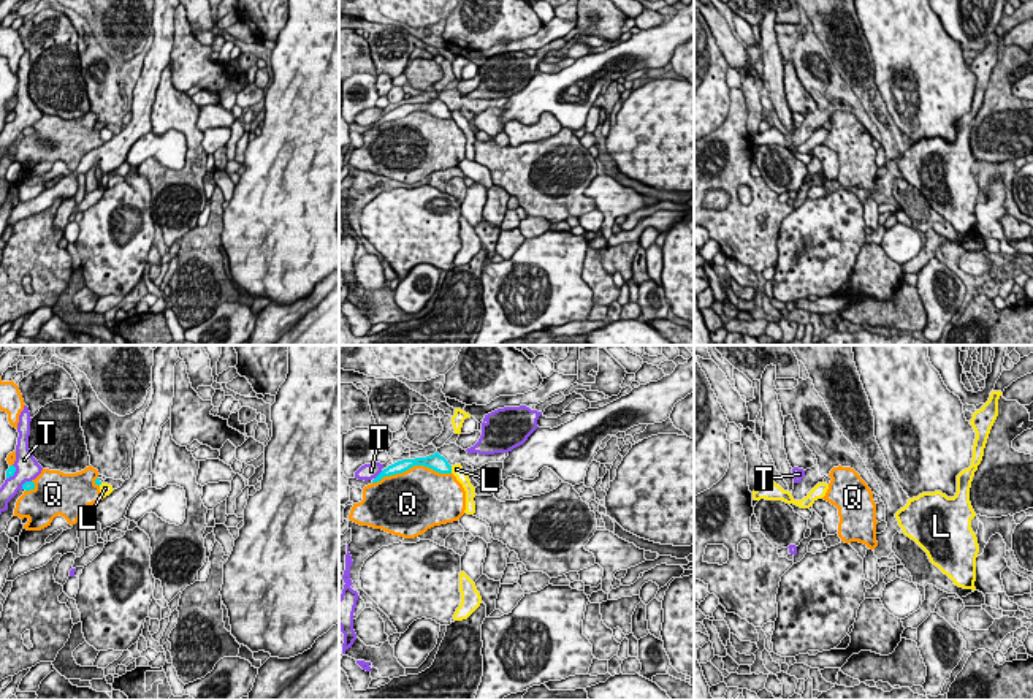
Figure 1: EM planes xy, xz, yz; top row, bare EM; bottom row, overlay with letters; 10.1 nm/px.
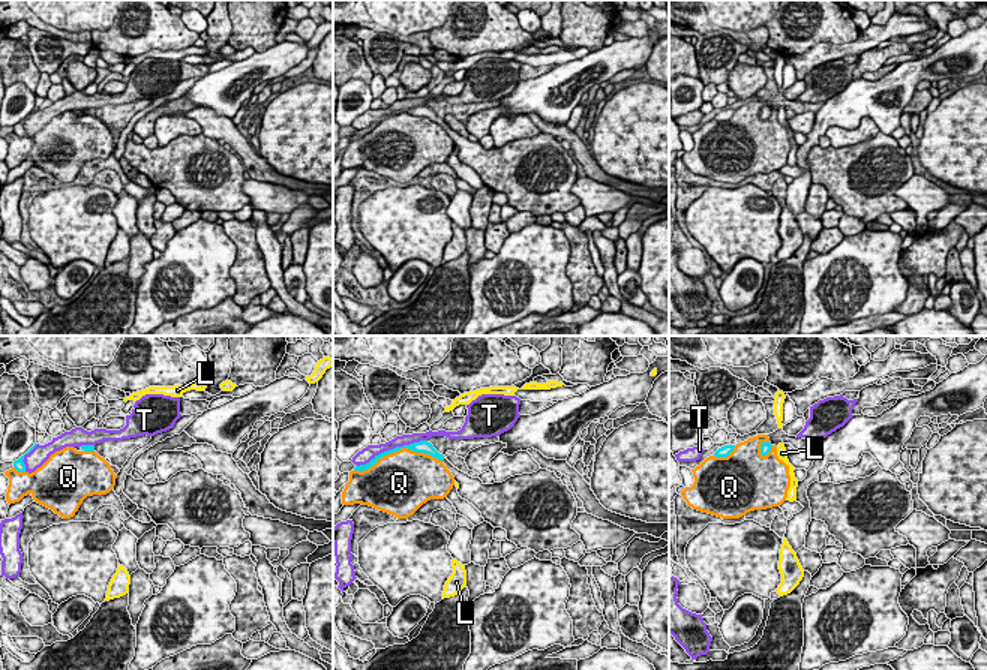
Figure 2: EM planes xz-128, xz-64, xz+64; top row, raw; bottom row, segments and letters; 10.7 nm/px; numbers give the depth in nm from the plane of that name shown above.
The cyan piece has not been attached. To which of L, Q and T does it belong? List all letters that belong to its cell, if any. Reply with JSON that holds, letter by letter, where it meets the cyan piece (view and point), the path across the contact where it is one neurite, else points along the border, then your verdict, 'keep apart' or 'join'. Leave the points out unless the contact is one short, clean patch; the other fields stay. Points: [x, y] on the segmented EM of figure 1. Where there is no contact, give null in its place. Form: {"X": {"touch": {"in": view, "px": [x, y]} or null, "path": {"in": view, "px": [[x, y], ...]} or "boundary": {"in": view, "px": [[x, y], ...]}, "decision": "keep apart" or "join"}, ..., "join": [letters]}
{"L": {"touch": {"in": "xz", "px": [450, 469]}, "boundary": {"in": "xz", "px": [[450, 466], [452, 472]]}, "decision": "keep apart"}, "Q": {"touch": {"in": "xz", "px": [411, 466]}, "decision": "keep apart"}, "T": {"touch": {"in": "xz", "px": [377, 475]}, "decision": "keep apart"}, "join": []}

